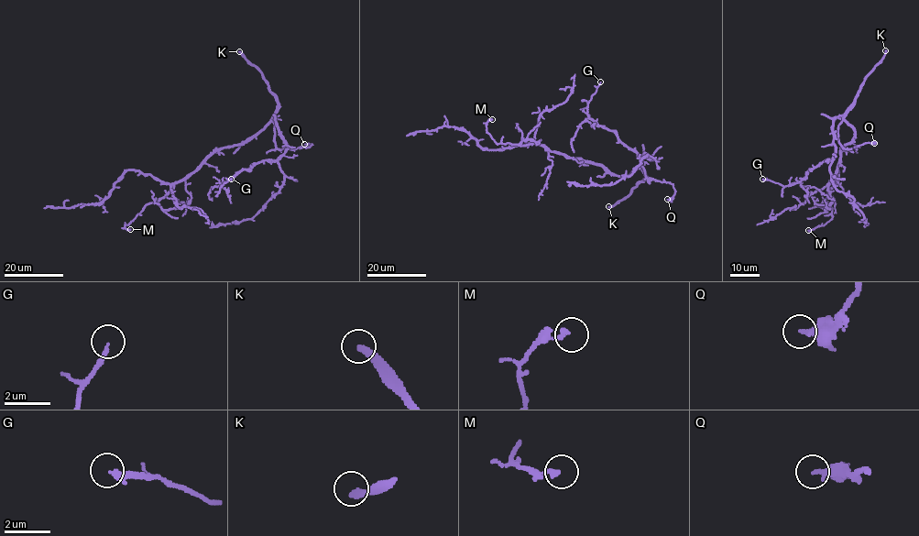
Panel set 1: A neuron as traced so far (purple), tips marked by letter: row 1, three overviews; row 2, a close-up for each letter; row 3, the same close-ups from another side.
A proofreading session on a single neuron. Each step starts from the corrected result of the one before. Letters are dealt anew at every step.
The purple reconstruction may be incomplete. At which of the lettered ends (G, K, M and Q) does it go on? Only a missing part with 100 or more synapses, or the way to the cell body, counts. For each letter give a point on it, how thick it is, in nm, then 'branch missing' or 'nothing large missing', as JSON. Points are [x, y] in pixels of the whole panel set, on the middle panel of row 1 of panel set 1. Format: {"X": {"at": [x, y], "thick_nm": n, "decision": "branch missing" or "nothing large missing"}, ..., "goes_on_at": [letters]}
{"G": {"at": [600, 82], "thick_nm": 200, "decision": "nothing large missing"}, "K": {"at": [608, 206], "thick_nm": 320, "decision": "branch missing"}, "M": {"at": [492, 119], "thick_nm": 200, "decision": "nothing large missing"}, "Q": {"at": [667, 199], "thick_nm": 360, "decision": "nothing large missing"}, "goes_on_at": ["K"]}

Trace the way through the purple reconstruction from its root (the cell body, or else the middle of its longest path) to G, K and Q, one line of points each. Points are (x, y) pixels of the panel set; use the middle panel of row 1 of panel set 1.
G: (601, 165), (626, 177), (643, 157), (652, 158), (631, 150), (589, 117), (588, 102), (600, 82)
K: (601, 165), (621, 177), (639, 167), (645, 176), (628, 195), (608, 206)
Q: (601, 165), (616, 175), (627, 177), (640, 161), (648, 179), (672, 185), (674, 194), (667, 199)

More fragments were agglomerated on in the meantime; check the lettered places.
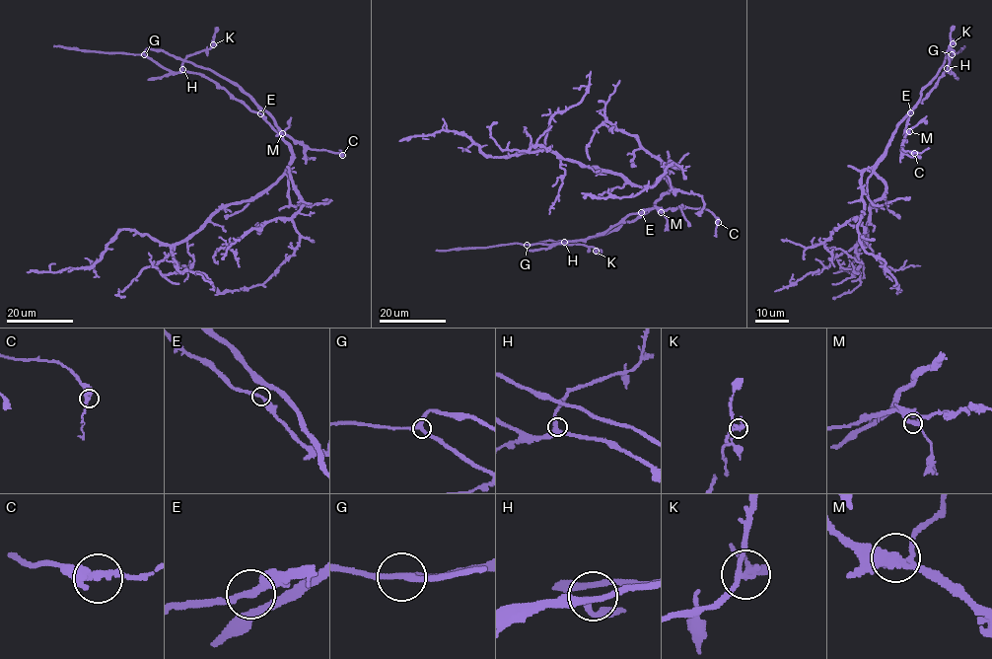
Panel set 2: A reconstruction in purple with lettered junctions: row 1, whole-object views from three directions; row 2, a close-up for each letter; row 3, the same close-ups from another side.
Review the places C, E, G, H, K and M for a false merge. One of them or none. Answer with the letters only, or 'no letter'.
no letter

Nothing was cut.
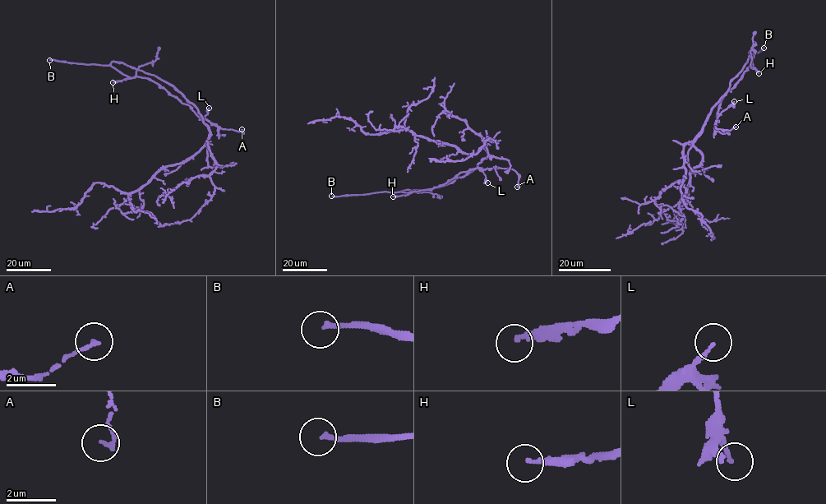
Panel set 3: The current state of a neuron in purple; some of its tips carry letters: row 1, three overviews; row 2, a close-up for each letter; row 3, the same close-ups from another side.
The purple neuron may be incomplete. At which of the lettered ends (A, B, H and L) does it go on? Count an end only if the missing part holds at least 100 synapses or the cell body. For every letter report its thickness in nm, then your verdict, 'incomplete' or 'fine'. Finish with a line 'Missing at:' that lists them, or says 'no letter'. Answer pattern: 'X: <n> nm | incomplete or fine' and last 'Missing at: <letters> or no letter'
A: 150 nm | fine
B: 180 nm | incomplete
H: 200 nm | fine
L: 130 nm | fine
Missing at: B

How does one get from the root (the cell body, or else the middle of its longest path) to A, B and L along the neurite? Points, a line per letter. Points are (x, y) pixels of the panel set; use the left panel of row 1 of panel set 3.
A: (191, 102), (154, 75), (122, 62), (111, 64), (130, 77), (149, 78), (221, 128), (242, 129)
B: (191, 102), (173, 86), (154, 75), (122, 62), (112, 62), (108, 65), (99, 65), (49, 60)
L: (191, 102), (154, 75), (122, 62), (111, 64), (130, 77), (147, 78), (157, 83), (202, 118), (209, 108)

